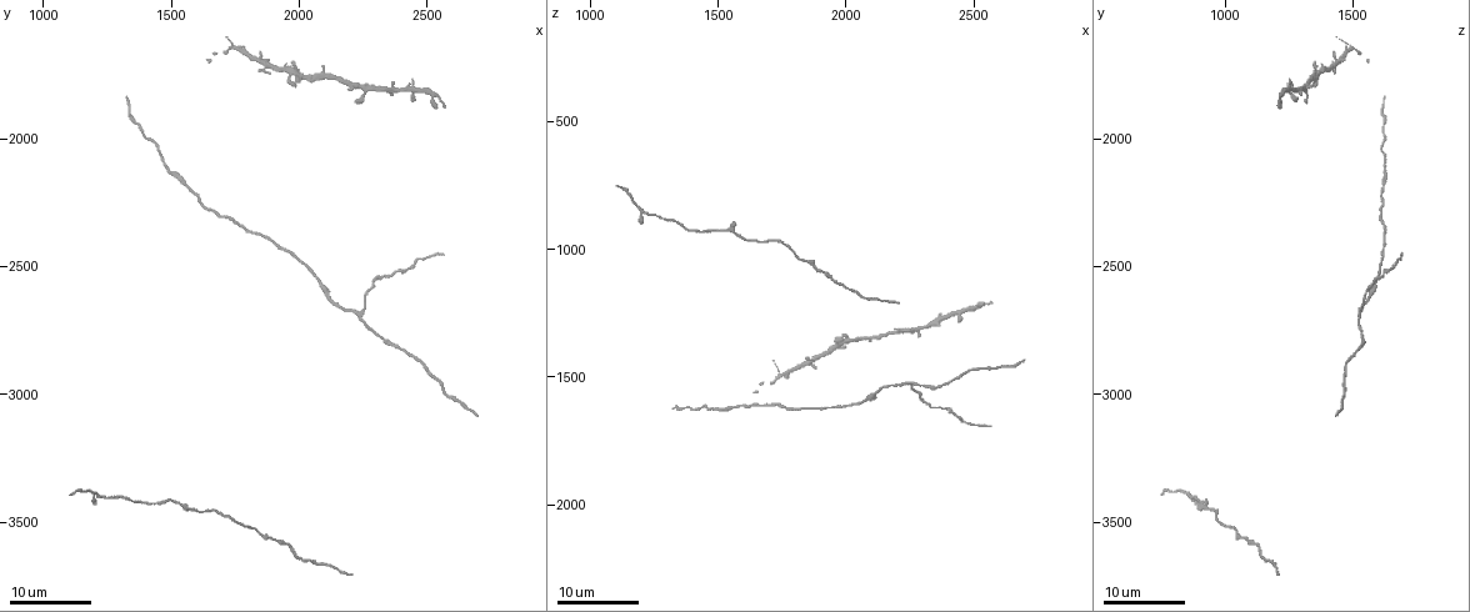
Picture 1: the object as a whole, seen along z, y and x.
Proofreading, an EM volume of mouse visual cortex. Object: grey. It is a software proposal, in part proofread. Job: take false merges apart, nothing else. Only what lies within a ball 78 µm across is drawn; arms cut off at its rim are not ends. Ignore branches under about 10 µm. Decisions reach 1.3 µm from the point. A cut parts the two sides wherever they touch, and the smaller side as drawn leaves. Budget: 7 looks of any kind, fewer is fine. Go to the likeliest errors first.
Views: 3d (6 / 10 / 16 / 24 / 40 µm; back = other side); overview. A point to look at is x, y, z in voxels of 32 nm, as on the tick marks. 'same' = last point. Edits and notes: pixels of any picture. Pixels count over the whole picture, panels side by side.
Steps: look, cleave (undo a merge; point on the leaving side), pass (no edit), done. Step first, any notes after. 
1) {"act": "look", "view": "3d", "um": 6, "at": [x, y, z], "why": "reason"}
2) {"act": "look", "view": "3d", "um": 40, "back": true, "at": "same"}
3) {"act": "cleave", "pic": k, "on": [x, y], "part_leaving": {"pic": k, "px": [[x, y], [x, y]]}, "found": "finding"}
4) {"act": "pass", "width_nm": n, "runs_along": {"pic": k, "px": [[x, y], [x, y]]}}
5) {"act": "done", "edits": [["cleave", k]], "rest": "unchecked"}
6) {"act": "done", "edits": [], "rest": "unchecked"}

{"act": "look", "view": "3d", "um": 24, "at": [2250, 2680, 1530], "why": "arms part here"}

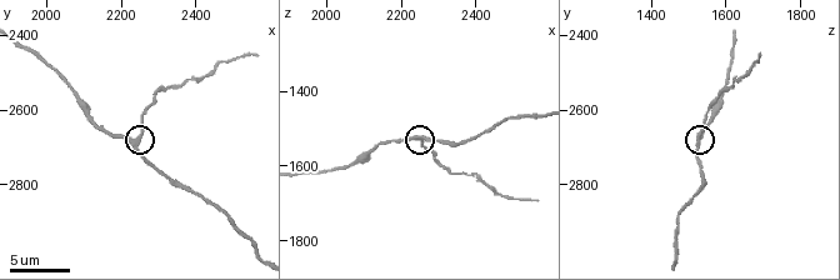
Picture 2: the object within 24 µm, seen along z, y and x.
{"act": "look", "view": "3d", "um": 10, "at": [2250, 2700, 1520], "why": "zoom in"}

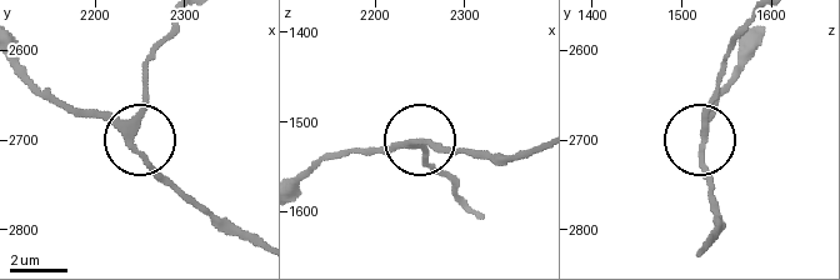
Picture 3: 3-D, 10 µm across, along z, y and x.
{"act": "pass", "side_arm_um": 93, "arms": 3, "found": "continuous, no second cell"}

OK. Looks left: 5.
{"act": "look", "view": "3d", "um": 16, "at": [1500, 2130, 1620], "why": "thick turns thin"}

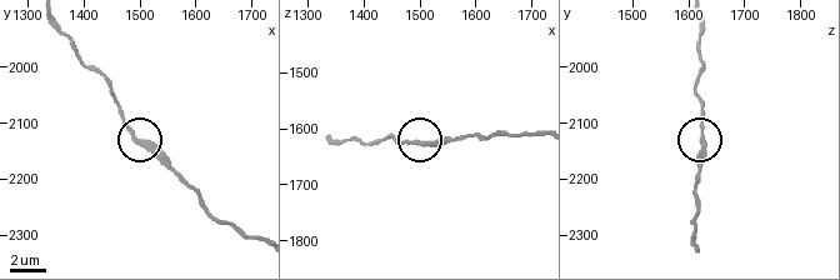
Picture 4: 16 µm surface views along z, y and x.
{"act": "look", "view": "3d", "um": 10, "at": [1495, 2135, 1620]}

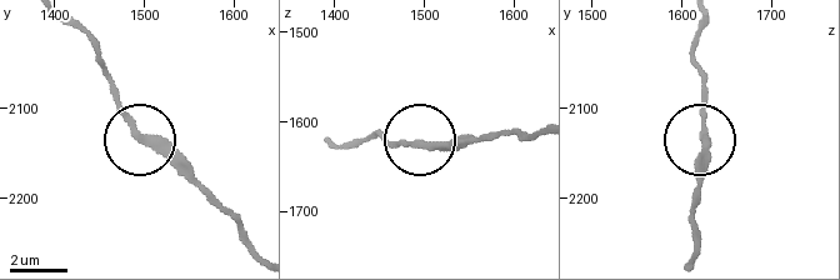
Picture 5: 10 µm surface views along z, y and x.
{"act": "pass", "runs_along": {"pic": 5, "px": [[535, 135], [499, 130], [435, 145], [386, 145]]}, "found": "one cell here"}

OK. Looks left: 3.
{"act": "look", "view": "3d", "um": 10, "at": [2080, 2570, 1580], "why": "sudden change in width"}

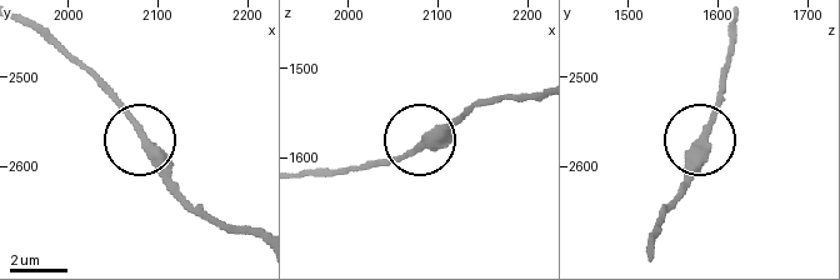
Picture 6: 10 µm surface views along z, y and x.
{"act": "pass", "found": "all the same cell"}

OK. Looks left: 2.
{"act": "look", "view": "3d", "um": 16, "at": [1510, 3420, 930], "why": "thin neck"}

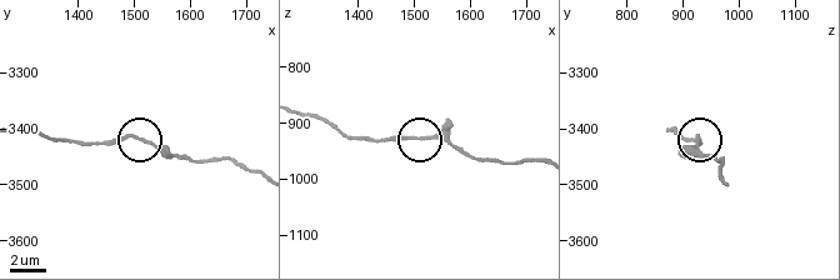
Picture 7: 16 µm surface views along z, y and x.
{"act": "look", "view": "3d", "um": 10, "at": [1510, 3415, 930]}

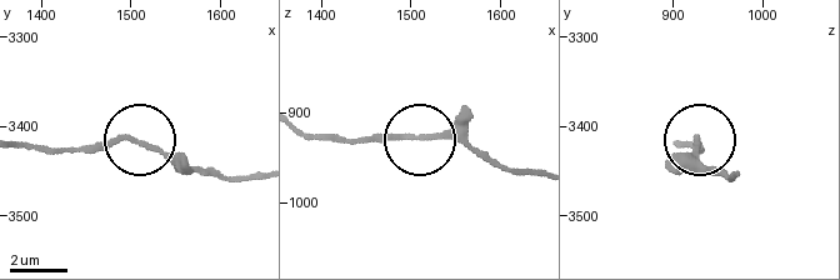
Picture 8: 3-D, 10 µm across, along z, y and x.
{"act": "pass", "found": "one cell here"}

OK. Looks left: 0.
{"act": "done", "edits": [], "rest": "unchecked"}

